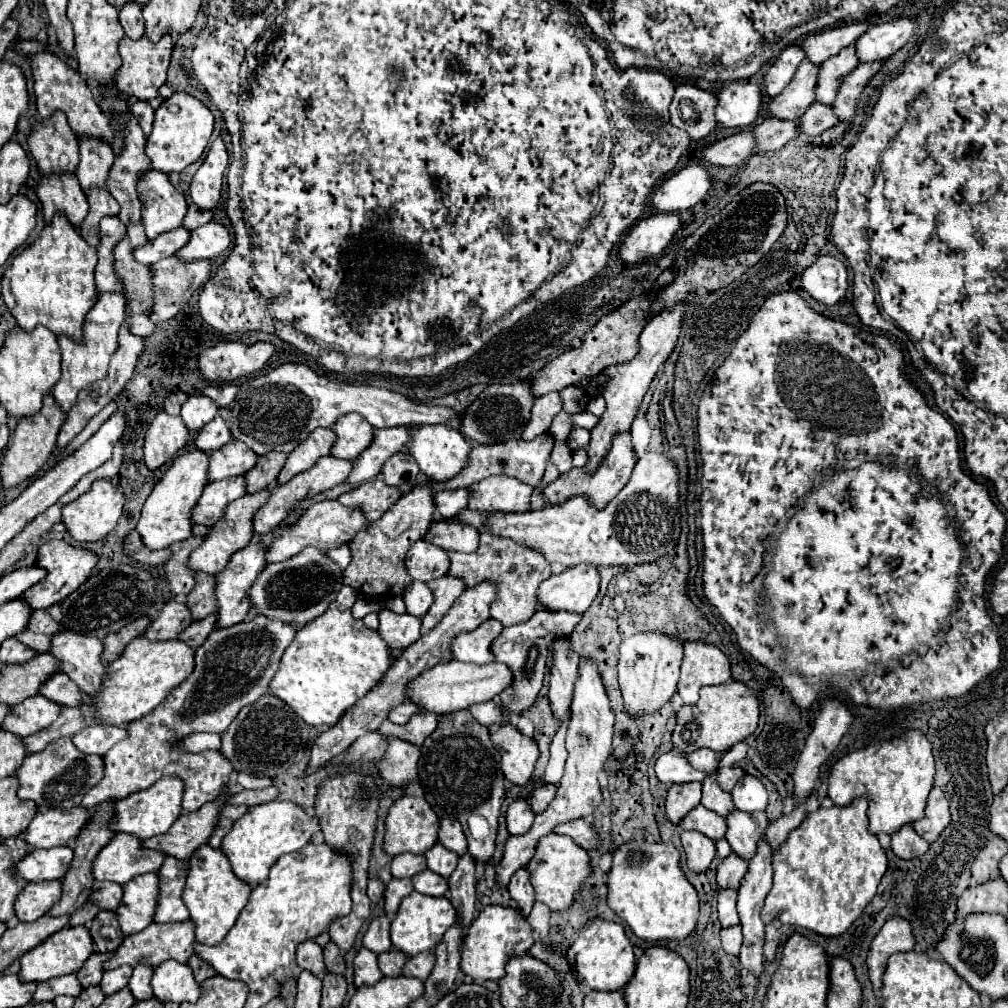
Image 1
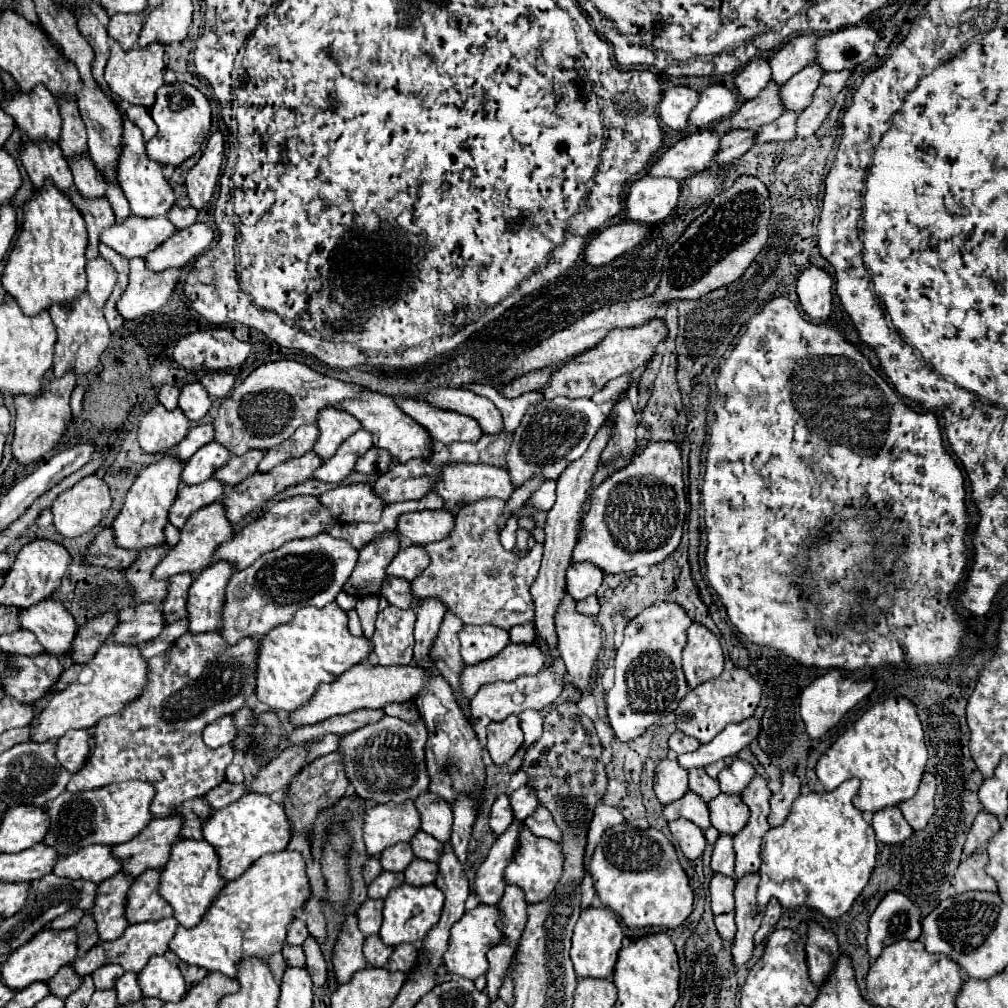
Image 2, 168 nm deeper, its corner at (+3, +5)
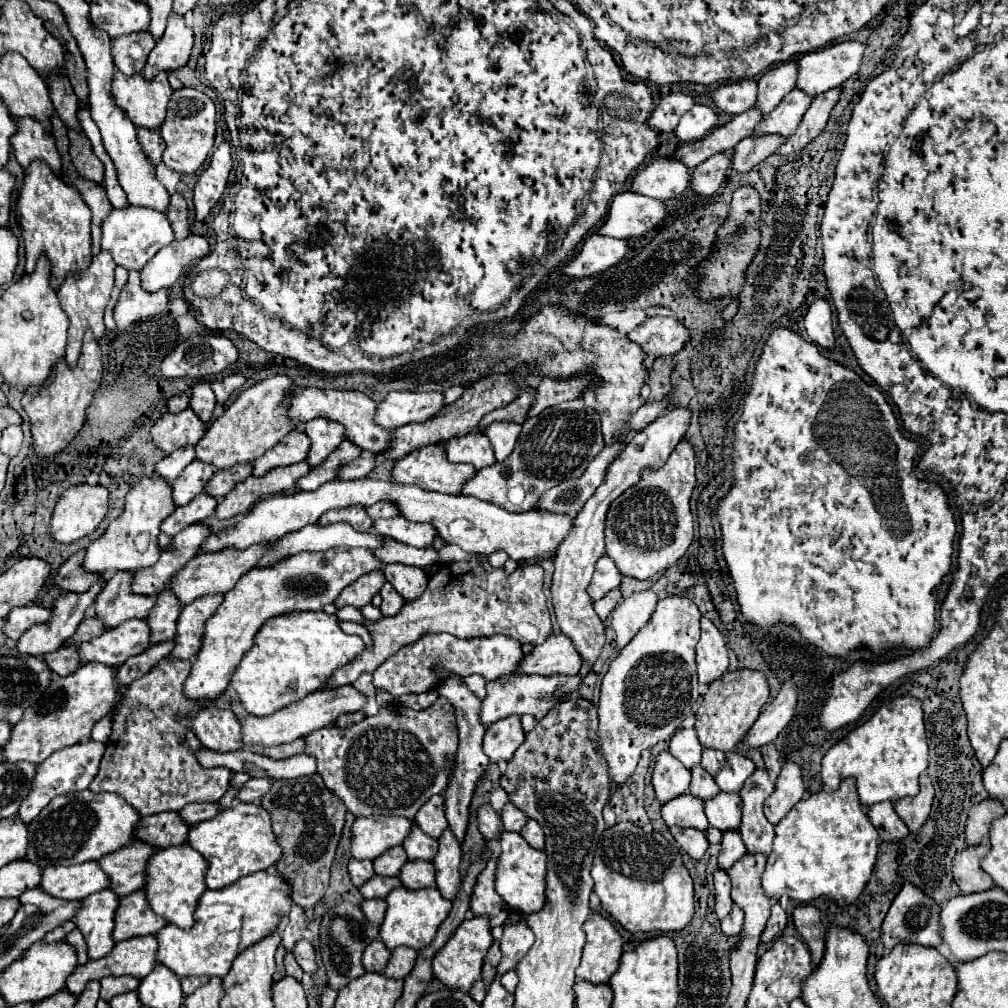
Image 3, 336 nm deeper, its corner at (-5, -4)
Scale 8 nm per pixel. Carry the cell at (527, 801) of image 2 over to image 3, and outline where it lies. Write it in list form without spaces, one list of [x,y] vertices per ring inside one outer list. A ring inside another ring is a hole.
[[[507,803],[503,807],[503,811],[499,813],[499,817],[501,817],[501,823],[503,823],[503,829],[505,831],[521,831],[523,825],[527,823],[527,815],[523,811],[519,811],[511,803]]]

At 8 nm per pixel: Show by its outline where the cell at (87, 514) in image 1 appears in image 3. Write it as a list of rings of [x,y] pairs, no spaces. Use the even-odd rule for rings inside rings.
[[[73,485],[59,495],[51,535],[59,543],[75,543],[91,535],[107,515],[107,489],[101,485]]]

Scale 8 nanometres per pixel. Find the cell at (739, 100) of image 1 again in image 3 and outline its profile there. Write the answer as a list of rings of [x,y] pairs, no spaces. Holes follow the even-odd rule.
[[[695,105],[691,111],[683,115],[679,125],[675,127],[675,137],[679,141],[697,141],[703,135],[707,135],[715,123],[717,123],[717,109],[705,107],[705,105]]]

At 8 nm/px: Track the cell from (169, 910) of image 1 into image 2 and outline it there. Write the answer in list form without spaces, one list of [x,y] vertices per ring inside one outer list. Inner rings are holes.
[[[159,868],[145,870],[127,894],[127,920],[131,924],[171,918],[171,904],[159,898]]]

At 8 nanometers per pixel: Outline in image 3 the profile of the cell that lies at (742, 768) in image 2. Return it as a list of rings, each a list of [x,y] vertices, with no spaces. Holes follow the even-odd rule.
[[[731,751],[727,753],[727,763],[723,765],[723,771],[715,775],[715,783],[719,785],[721,791],[737,793],[753,771],[755,771],[755,765],[751,759],[747,759],[745,755],[739,755],[739,751]]]

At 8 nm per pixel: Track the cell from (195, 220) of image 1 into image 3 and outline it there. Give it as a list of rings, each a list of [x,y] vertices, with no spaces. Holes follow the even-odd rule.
[[[173,193],[171,199],[169,199],[169,207],[165,211],[171,227],[173,227],[173,233],[175,233],[175,239],[183,239],[189,235],[189,223],[187,223],[187,205],[185,205],[185,199],[183,195],[179,193]]]

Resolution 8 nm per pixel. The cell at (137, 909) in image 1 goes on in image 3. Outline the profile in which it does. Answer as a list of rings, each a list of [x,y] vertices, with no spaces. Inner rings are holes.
[[[97,891],[95,895],[81,899],[81,909],[71,919],[85,937],[87,955],[91,961],[109,955],[115,945],[115,941],[111,939],[111,931],[117,905],[119,897],[113,895],[113,891]]]

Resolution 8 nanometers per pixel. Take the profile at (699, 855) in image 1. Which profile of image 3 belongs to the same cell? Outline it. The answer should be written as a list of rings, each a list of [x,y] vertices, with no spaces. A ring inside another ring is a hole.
[[[669,827],[669,831],[671,831],[671,835],[675,837],[675,841],[679,843],[679,847],[681,847],[687,855],[691,855],[693,859],[701,859],[703,853],[705,853],[707,847],[709,847],[703,831],[683,829],[683,827]]]

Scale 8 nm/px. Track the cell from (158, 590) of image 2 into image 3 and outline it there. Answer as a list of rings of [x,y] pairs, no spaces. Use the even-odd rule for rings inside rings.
[[[117,571],[93,603],[95,617],[101,619],[107,629],[117,627],[127,619],[145,619],[155,605],[153,597],[131,593],[131,579],[133,573]]]

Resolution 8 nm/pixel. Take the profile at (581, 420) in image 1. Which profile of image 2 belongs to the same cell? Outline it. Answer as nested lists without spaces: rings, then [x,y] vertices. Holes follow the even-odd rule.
[[[561,396],[531,406],[515,430],[515,440],[507,454],[507,470],[513,484],[521,486],[531,474],[543,474],[547,480],[557,480],[569,462],[583,456],[605,418],[605,412],[589,398],[571,400]]]

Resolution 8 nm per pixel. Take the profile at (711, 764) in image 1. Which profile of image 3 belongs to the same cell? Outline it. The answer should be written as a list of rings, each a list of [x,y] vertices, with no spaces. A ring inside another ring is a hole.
[[[679,729],[669,741],[669,753],[677,757],[687,769],[701,761],[701,743],[695,729]]]

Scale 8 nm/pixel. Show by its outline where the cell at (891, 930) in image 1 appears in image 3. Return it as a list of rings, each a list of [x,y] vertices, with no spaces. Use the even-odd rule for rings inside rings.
[[[903,883],[901,891],[893,899],[893,903],[891,903],[891,907],[889,907],[887,915],[885,915],[885,921],[883,921],[881,939],[885,943],[885,949],[891,951],[899,943],[919,943],[919,945],[925,945],[925,947],[941,945],[939,913],[941,913],[941,907],[939,907],[939,903],[935,899],[927,897],[917,885]]]

